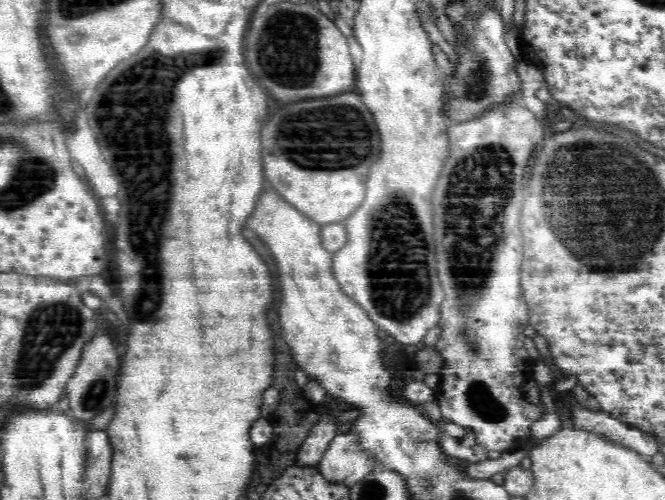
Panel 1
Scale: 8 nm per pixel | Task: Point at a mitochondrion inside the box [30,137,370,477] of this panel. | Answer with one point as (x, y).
(97, 393)

